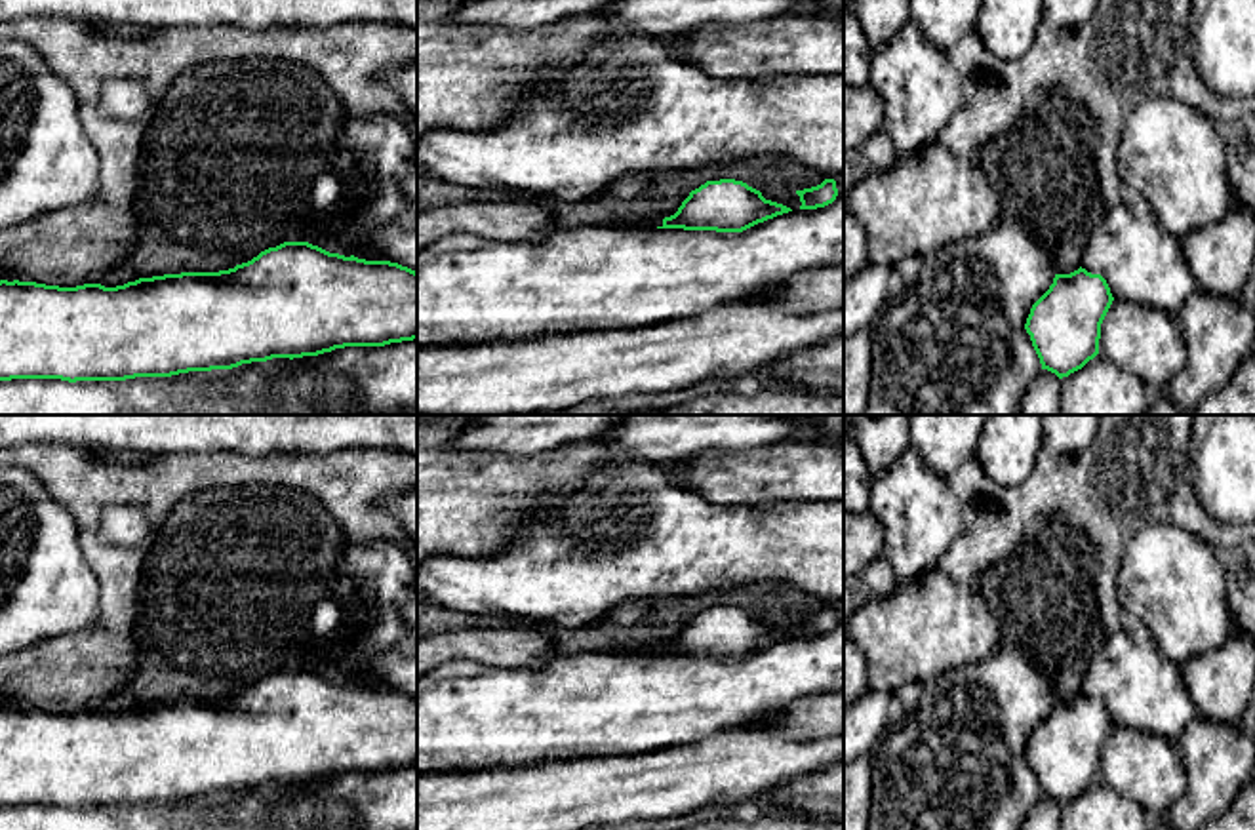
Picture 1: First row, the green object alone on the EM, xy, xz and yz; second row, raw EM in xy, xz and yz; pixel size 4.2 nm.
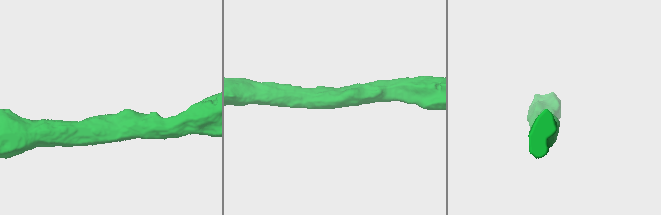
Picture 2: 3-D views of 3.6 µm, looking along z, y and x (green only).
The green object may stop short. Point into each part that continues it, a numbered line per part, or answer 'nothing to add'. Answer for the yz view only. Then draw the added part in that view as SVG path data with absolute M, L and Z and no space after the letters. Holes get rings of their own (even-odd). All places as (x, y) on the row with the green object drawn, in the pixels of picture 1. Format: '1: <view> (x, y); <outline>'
nothing to add

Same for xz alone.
nothing to add

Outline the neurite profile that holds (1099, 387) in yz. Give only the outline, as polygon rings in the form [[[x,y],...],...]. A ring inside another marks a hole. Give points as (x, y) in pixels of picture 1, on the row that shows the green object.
[[[1097,354],[1061,379],[1061,415],[1145,415],[1145,388],[1137,375]]]

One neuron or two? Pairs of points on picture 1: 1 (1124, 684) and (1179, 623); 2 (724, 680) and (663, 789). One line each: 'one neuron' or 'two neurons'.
1: two neurons
2: two neurons

